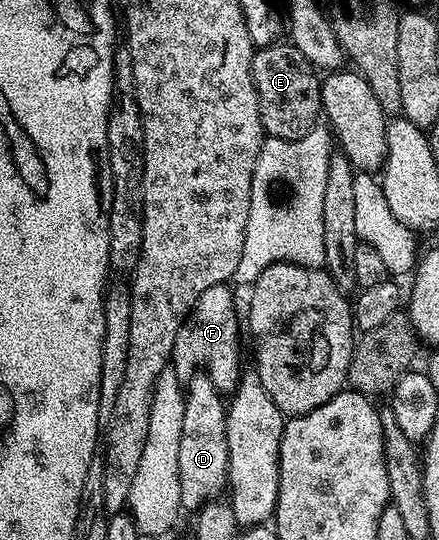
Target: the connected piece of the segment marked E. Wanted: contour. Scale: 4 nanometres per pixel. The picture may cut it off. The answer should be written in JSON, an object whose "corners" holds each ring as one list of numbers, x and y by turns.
{"corners":[[289,42,269,44,254,49,252,58,252,82,256,86,256,98,260,106,260,122,267,137,294,140,304,138,319,123,322,111,322,80,313,64,304,58,300,50]]}

